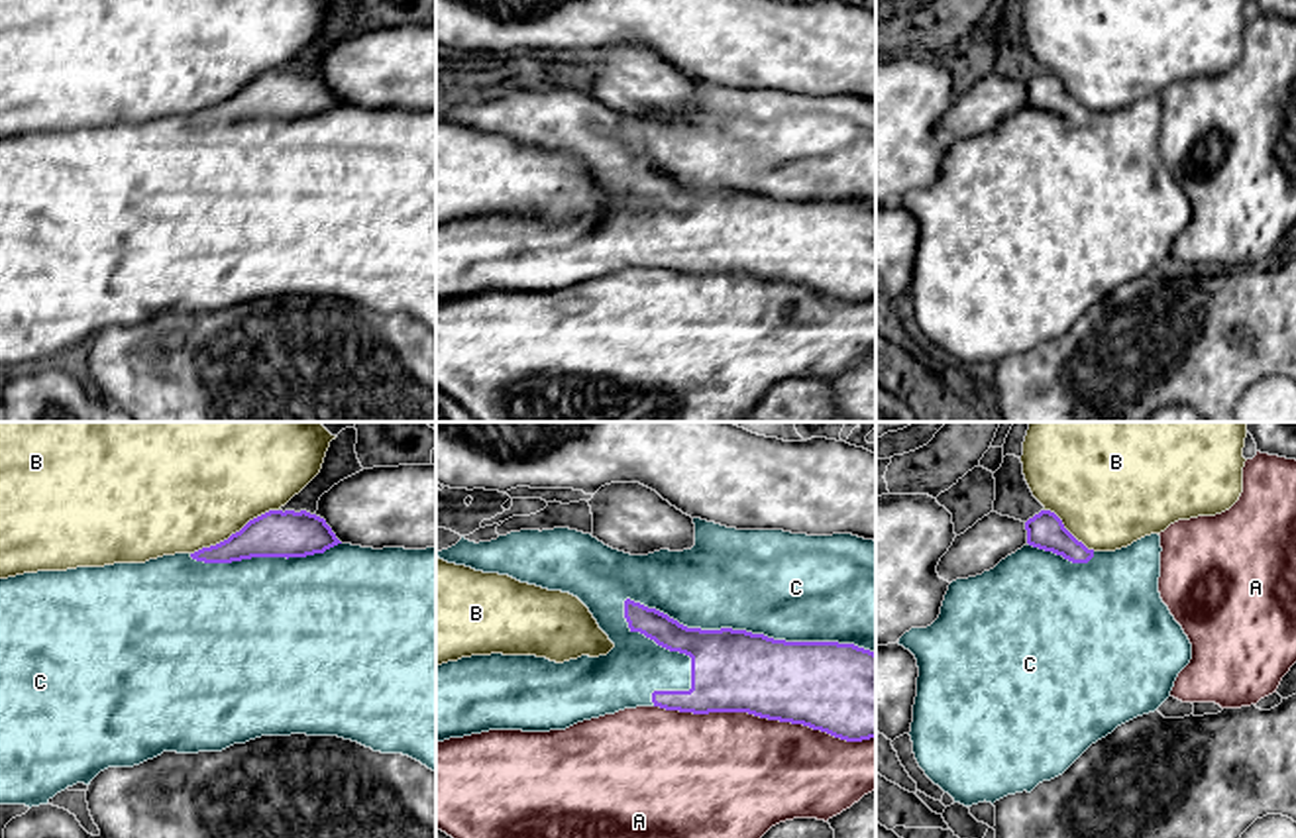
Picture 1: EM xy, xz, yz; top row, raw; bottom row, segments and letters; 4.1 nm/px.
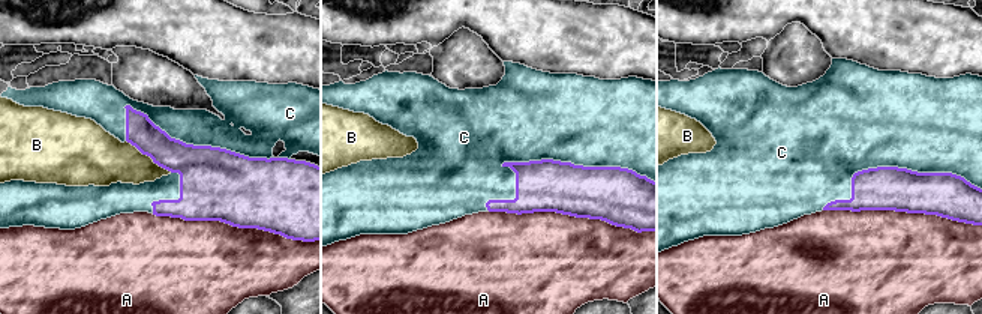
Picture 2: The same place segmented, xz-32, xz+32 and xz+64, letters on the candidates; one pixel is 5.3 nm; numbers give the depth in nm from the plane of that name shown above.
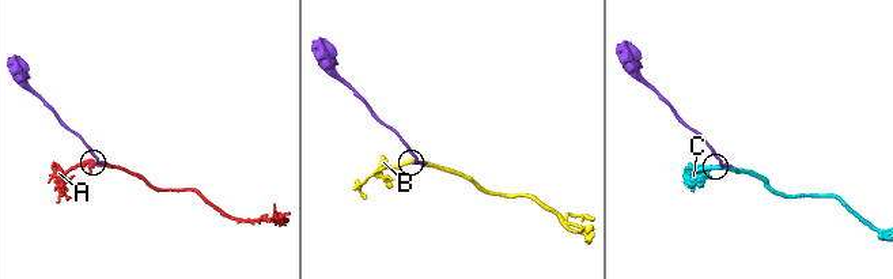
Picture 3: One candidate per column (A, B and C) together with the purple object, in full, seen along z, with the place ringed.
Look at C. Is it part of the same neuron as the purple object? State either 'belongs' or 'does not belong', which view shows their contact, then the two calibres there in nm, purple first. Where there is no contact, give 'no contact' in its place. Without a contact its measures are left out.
belongs | xz | 340/440 nm

